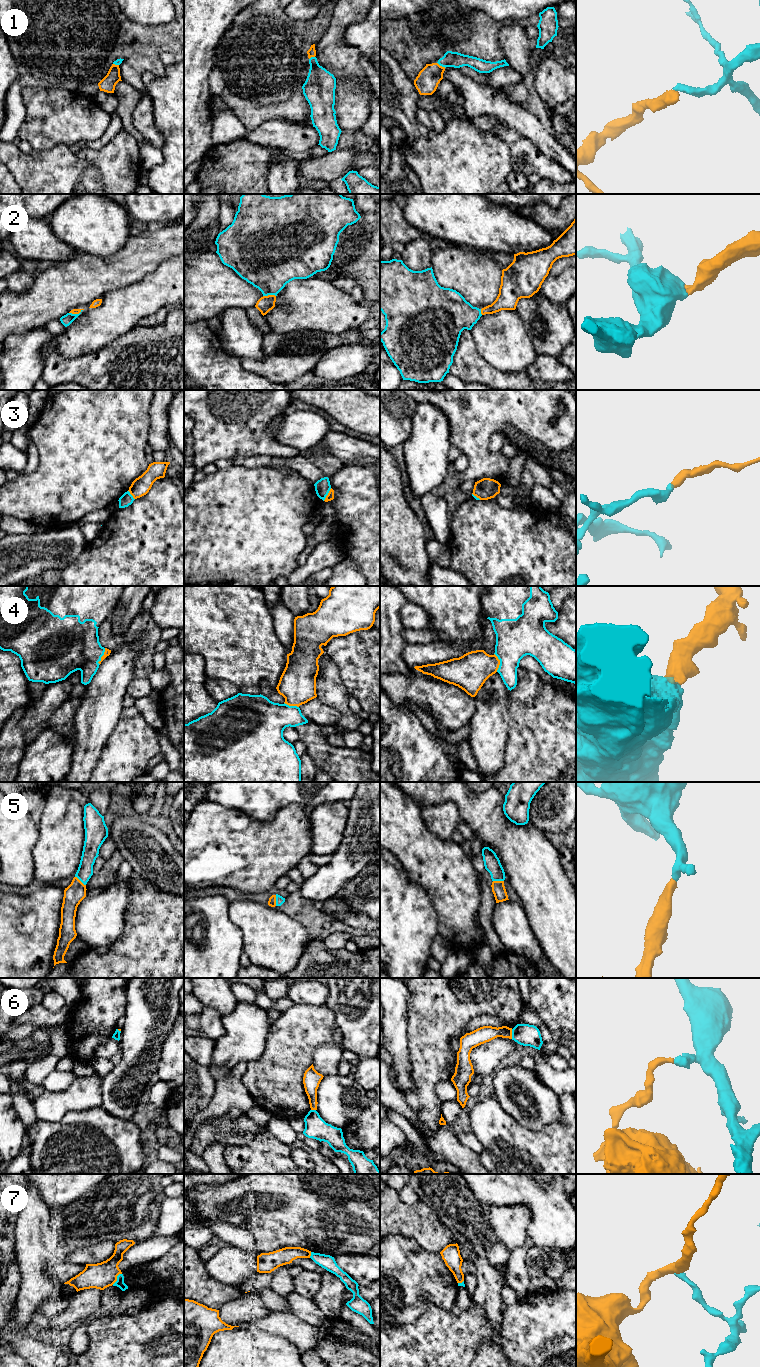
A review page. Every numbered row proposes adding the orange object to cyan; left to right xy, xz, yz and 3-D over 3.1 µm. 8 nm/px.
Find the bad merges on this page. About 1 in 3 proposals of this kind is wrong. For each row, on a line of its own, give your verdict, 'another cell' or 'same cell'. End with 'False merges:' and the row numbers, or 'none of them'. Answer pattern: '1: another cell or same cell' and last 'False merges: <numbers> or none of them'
1: same cell
2: same cell
3: another cell
4: same cell
5: same cell
6: another cell
7: another cell
False merges: 3, 6, 7

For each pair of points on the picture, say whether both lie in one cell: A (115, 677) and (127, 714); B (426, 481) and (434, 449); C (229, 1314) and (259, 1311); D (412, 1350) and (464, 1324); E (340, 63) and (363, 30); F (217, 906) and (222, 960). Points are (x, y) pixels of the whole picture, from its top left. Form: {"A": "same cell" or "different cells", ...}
{"A": "different cells", "B": "same cell", "C": "same cell", "D": "same cell", "E": "different cells", "F": "same cell"}

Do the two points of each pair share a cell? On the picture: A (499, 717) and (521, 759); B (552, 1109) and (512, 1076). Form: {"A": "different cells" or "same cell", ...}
{"A": "different cells", "B": "same cell"}

